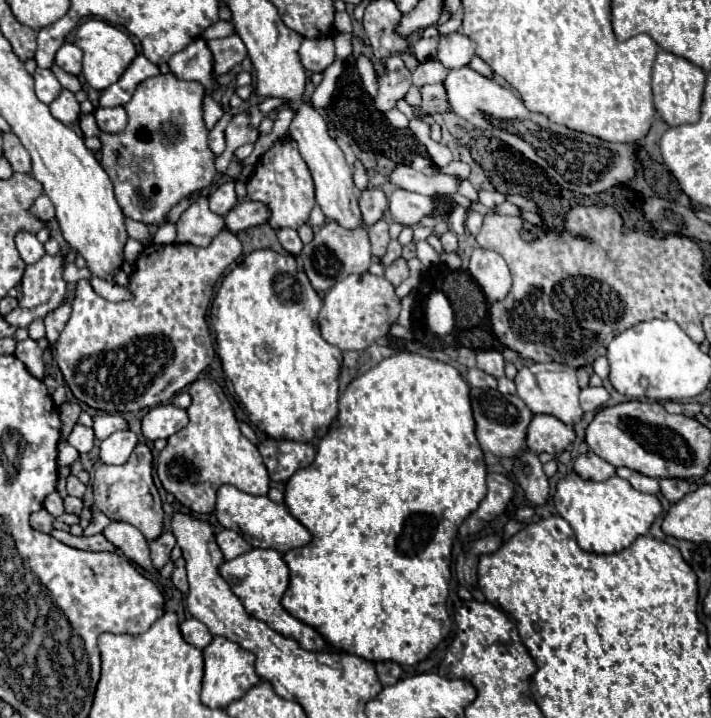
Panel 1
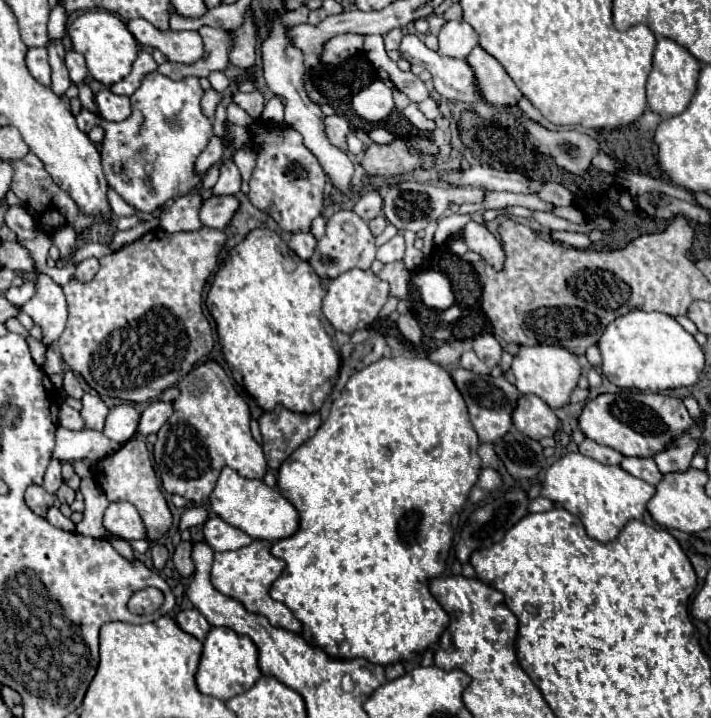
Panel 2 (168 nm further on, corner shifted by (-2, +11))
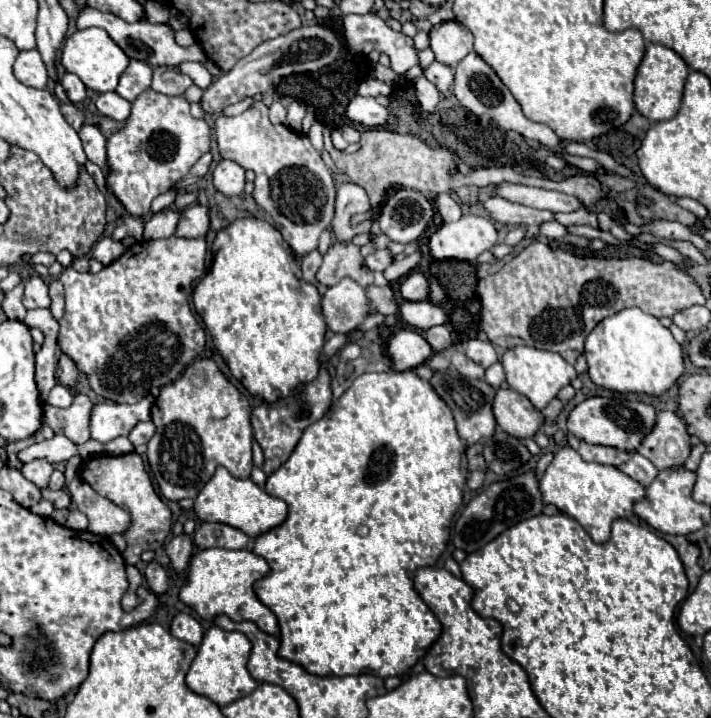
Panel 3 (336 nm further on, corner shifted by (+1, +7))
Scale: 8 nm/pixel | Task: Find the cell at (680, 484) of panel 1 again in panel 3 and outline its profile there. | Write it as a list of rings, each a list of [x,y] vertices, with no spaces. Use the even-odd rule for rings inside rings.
[[[664,410],[658,412],[654,428],[644,436],[636,452],[648,458],[658,470],[684,464],[684,460],[690,456],[690,436],[680,414]]]

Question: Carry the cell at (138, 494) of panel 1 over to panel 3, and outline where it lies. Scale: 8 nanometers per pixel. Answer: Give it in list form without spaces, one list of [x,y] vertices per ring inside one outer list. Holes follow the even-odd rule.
[[[136,452],[124,454],[124,456],[94,456],[84,462],[82,474],[80,474],[100,496],[110,498],[114,504],[130,512],[132,526],[122,534],[126,538],[126,552],[122,554],[126,564],[140,562],[140,554],[144,550],[156,550],[164,544],[170,526],[172,526],[172,514],[170,508],[160,500],[160,496],[154,492],[150,476],[144,470],[144,462]]]

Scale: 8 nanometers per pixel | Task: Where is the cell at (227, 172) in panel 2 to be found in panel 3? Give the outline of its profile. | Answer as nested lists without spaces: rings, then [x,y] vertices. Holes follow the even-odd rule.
[[[220,160],[214,168],[214,186],[226,196],[242,194],[246,184],[244,168],[232,160]]]

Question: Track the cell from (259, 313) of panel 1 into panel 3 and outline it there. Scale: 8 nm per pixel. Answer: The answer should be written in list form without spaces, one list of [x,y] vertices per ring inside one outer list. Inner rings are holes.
[[[242,218],[242,220],[234,220],[232,224],[228,224],[226,228],[222,228],[216,238],[214,238],[214,244],[212,244],[212,250],[214,250],[214,262],[212,262],[212,268],[210,272],[196,284],[194,292],[192,292],[192,302],[194,302],[194,308],[198,312],[198,316],[202,316],[202,322],[208,330],[208,334],[212,336],[212,342],[216,350],[221,354],[222,358],[228,362],[230,366],[230,372],[236,380],[242,382],[242,386],[252,394],[252,396],[258,396],[262,398],[264,402],[276,402],[278,398],[282,396],[290,396],[296,392],[296,386],[308,382],[308,380],[314,380],[318,376],[318,370],[320,370],[320,362],[318,362],[318,356],[322,352],[322,346],[324,346],[324,334],[326,334],[326,322],[324,322],[324,314],[322,314],[322,306],[320,306],[320,294],[316,290],[314,284],[308,284],[306,280],[302,280],[300,276],[300,260],[298,256],[292,252],[292,248],[284,242],[282,234],[270,226],[268,222],[264,220],[258,220],[258,218]]]

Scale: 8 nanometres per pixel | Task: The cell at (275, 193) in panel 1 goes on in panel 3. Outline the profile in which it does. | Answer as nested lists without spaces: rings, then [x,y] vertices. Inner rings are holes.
[[[254,102],[246,112],[238,116],[218,116],[214,122],[218,134],[218,150],[226,160],[234,160],[246,170],[256,172],[254,200],[274,220],[284,240],[290,244],[296,256],[306,256],[318,248],[318,238],[330,228],[334,218],[336,188],[328,166],[314,150],[308,136],[294,132],[284,124],[272,124],[268,120],[268,106]]]

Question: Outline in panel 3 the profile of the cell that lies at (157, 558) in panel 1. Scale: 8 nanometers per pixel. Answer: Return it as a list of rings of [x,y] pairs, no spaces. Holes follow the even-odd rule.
[[[150,562],[144,570],[144,576],[146,576],[146,582],[148,582],[148,588],[150,592],[154,594],[164,594],[168,590],[168,578],[166,578],[166,572],[164,568],[158,564],[158,562]]]

